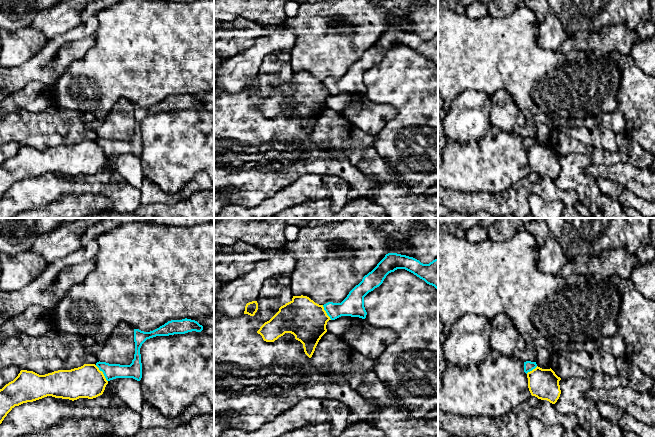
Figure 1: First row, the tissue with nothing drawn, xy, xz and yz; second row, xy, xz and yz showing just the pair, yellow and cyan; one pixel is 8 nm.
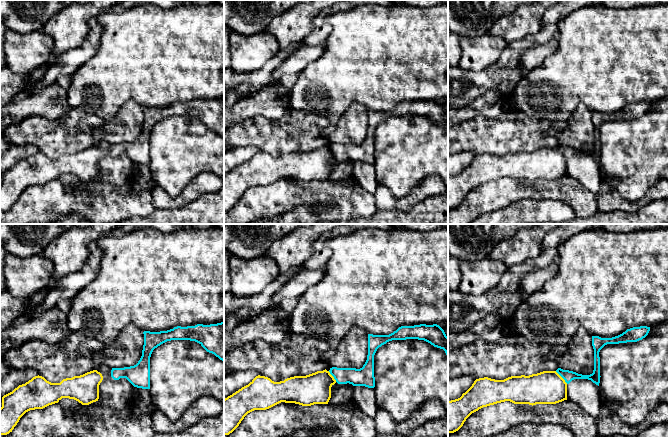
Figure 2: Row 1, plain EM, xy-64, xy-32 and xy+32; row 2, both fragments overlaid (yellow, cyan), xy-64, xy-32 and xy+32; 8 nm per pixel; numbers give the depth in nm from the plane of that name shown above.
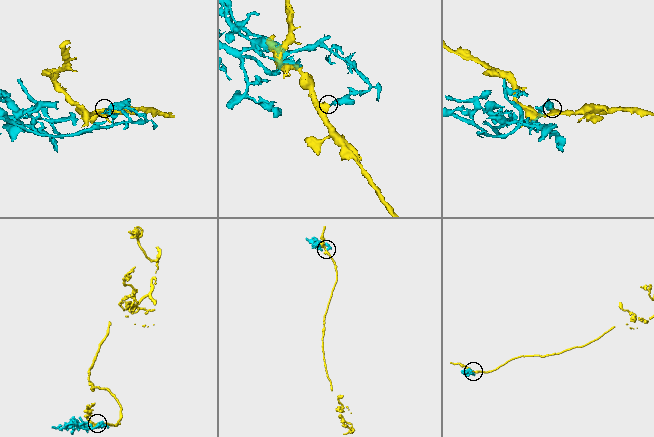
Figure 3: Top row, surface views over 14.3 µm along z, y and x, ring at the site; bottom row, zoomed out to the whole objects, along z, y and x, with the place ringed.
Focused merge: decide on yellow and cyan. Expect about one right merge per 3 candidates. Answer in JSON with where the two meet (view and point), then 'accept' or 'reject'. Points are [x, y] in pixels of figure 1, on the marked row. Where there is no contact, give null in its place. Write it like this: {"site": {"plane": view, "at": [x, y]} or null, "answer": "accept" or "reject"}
{"site": {"plane": "xy", "at": [102, 373]}, "answer": "reject"}

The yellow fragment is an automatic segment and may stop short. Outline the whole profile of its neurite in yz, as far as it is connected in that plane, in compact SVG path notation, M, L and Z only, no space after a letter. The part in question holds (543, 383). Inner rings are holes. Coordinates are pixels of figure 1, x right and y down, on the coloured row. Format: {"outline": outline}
{"outline": "M536 367L527 373L528 388L532 396L541 400L547 400L555 404L560 397L561 390L559 381L561 380L555 372L550 369Z"}

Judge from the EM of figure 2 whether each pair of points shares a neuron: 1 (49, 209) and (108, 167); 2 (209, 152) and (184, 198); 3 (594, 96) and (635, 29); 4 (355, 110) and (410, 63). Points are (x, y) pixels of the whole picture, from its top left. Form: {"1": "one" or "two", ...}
{"1": "two", "2": "two", "3": "one", "4": "two"}

